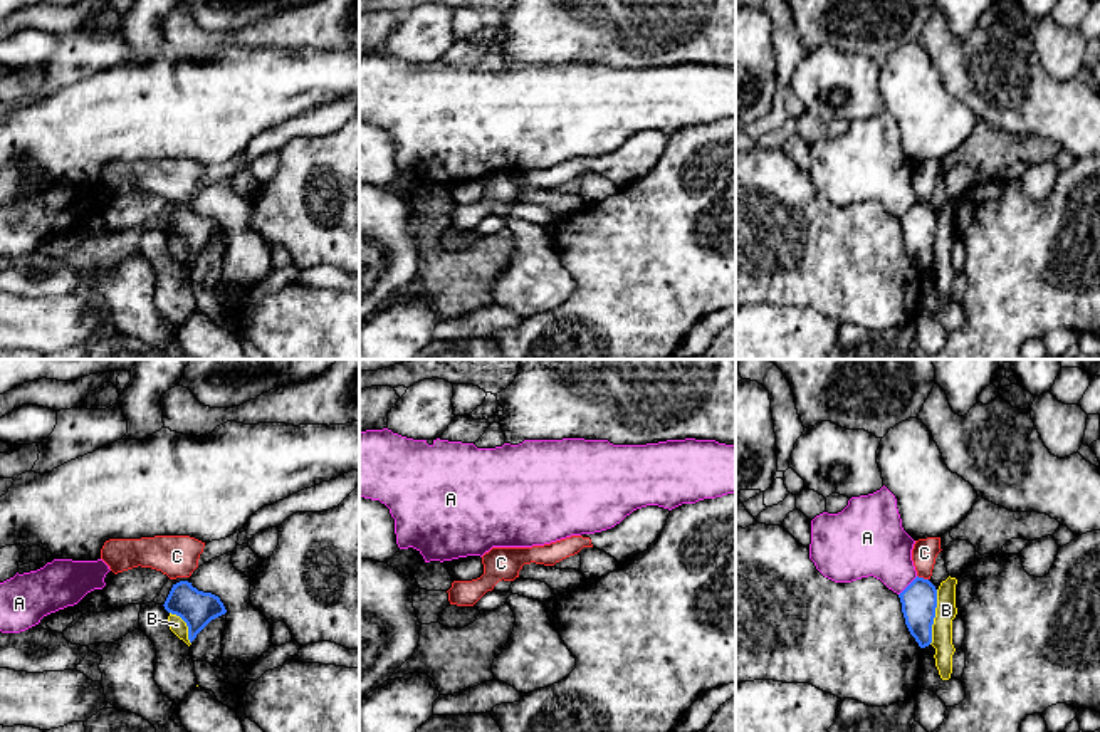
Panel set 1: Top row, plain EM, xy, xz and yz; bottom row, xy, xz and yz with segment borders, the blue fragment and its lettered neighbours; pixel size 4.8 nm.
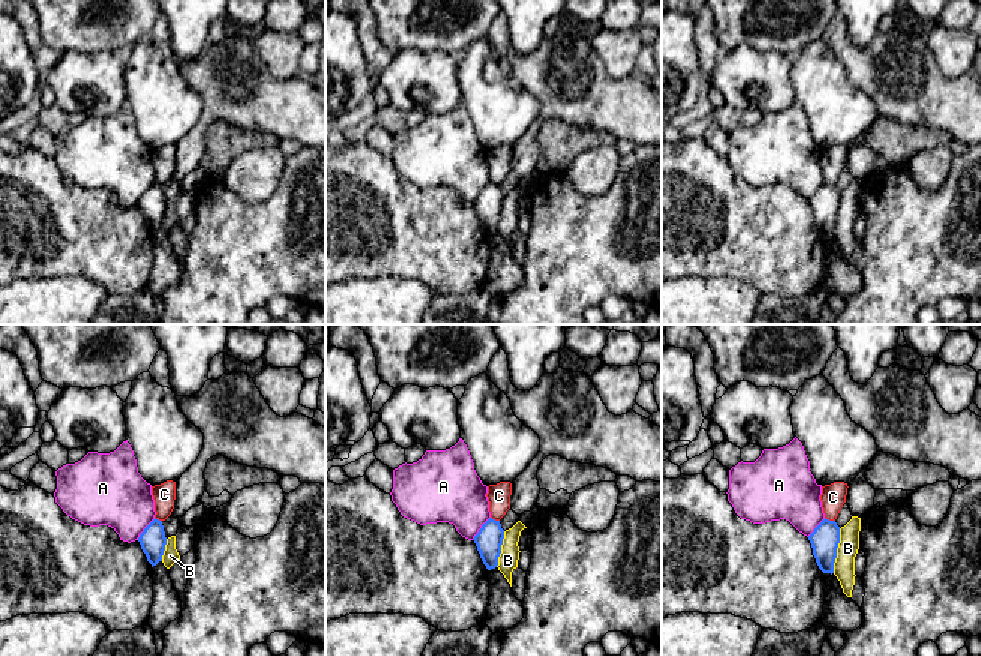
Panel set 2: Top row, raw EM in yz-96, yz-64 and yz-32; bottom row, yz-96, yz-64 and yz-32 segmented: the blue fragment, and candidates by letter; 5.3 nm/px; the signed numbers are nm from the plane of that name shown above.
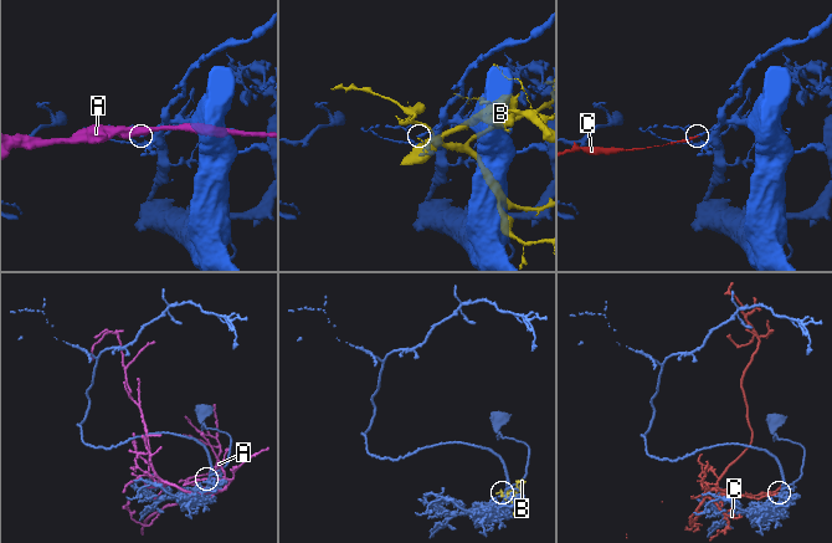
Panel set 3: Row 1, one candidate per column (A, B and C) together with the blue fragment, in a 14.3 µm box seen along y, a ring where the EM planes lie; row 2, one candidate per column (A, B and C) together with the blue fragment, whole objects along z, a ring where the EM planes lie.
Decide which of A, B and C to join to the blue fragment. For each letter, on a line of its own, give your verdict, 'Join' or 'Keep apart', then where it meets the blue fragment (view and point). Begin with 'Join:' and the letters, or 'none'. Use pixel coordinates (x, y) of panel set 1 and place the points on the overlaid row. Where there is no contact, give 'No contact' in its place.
Join: none
A: Keep apart. Touches blue at yz (907, 586)
B: Keep apart. Touches blue at yz (934, 616)
C: Keep apart. Touches blue at yz (922, 578)

